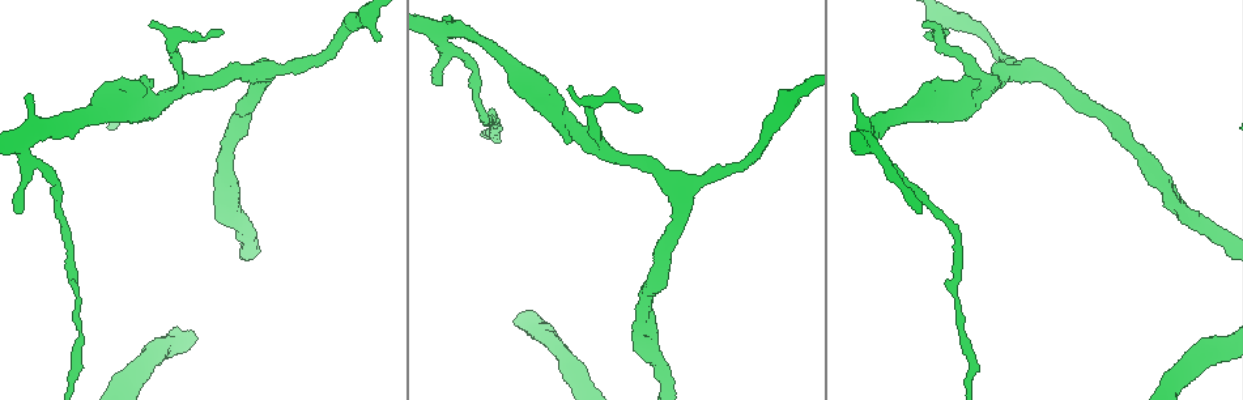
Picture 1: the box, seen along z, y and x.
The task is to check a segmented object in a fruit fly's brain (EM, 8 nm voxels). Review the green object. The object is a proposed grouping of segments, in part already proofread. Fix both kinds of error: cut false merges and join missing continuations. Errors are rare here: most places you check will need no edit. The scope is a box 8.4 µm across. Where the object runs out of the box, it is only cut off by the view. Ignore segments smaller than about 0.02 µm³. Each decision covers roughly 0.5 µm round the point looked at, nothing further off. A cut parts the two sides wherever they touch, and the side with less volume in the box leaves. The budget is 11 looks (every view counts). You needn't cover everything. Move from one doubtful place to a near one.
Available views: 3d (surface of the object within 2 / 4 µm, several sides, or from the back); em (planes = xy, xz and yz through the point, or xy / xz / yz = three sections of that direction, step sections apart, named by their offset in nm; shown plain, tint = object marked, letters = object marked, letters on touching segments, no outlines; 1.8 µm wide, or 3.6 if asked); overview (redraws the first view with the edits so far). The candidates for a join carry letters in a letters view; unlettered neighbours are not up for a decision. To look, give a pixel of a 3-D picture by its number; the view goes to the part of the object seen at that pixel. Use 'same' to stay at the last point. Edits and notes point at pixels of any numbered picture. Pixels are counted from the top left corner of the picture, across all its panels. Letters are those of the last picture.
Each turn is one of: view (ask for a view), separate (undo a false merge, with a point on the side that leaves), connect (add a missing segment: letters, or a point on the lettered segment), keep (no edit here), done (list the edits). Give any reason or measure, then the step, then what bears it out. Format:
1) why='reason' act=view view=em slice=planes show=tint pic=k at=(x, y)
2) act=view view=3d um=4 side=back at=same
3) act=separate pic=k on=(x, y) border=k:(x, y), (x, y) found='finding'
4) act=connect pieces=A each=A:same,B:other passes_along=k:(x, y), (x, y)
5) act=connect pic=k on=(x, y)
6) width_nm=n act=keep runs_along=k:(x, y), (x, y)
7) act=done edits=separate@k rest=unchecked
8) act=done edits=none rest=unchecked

why='free end' act=view view=3d um=2 pic=1 at=(797, 105)

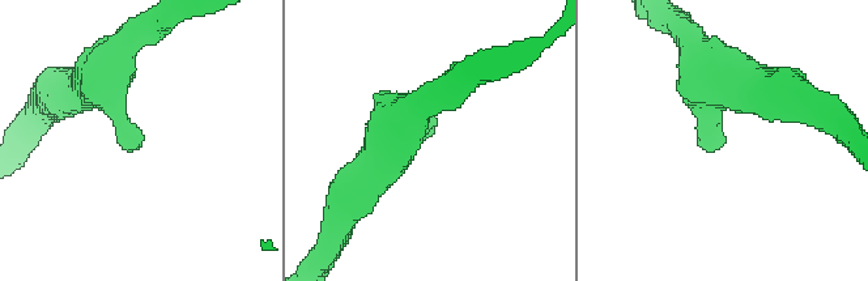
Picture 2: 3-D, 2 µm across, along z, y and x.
arm_widths_nm=300,300 why='need the tissue' act=view view=em slice=xy step=4 show=tint pic=2 at=(722, 141)

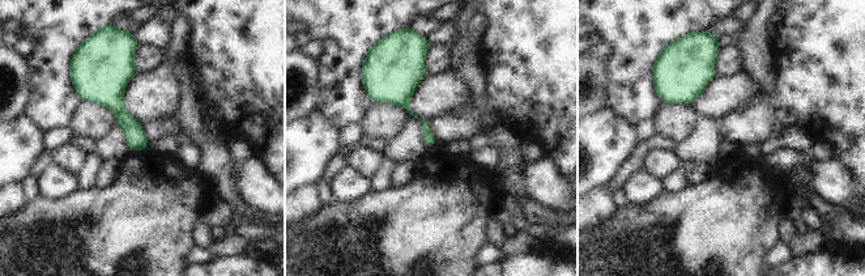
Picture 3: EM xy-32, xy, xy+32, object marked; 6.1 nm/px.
act=view view=em slice=planes show=letters at=same

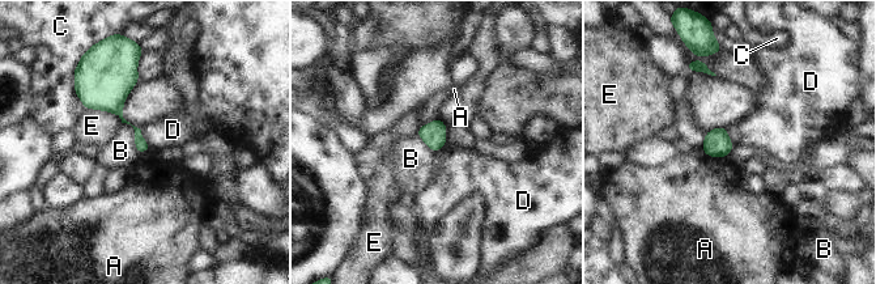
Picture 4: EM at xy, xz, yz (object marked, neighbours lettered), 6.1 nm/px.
act=keep each=A:other,B:other,C:other,D:other,E:other border=4:(139, 128), (151, 149) found='no lettered segment goes on from it'

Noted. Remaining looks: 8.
why='abrupt turn' act=view view=em slice=planes show=letters pic=1 at=(177, 95)

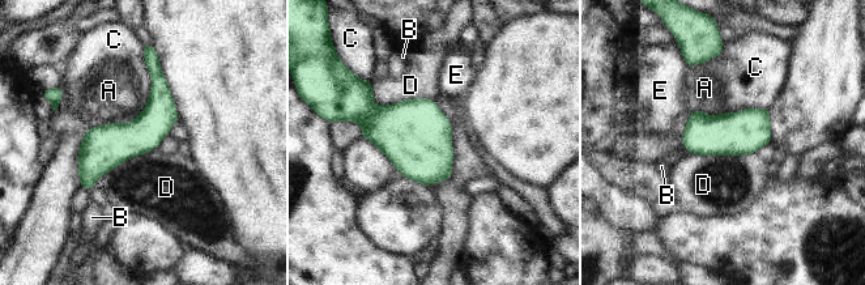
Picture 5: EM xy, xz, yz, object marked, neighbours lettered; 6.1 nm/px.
act=keep each=A:other,B:other,C:other,D:other,E:other border=5:(371, 83), (376, 105), (433, 100) found='continuous, no second neuron'

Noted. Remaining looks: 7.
why='sharp bend' act=view view=em slice=yz step=8 show=tint pic=1 at=(18, 140)

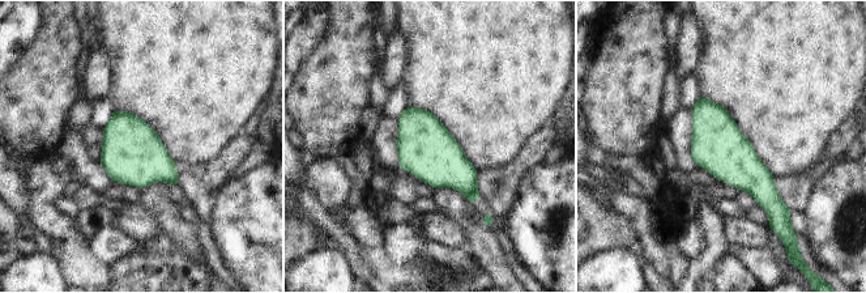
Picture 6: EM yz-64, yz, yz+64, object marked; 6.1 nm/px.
why='what lies round it' act=view view=em slice=yz step=8 show=letters at=same

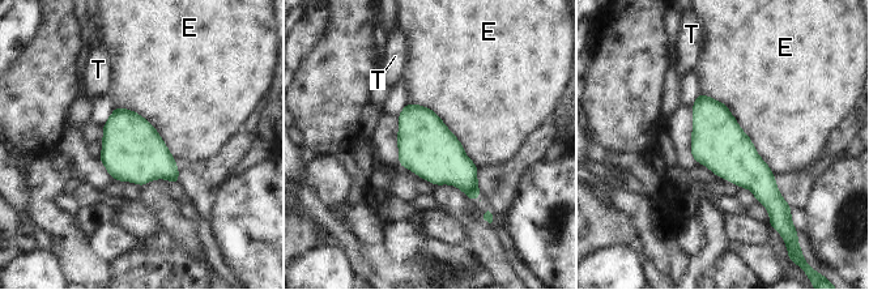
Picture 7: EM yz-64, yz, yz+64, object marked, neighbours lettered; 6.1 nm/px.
longest_contact=E:700nm act=keep each=E:other,T:other border=7:(702, 93), (727, 107), (774, 175) found='one neuron here'

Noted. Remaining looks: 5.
why='an open end' act=view view=3d um=2 pic=1 at=(438, 83)

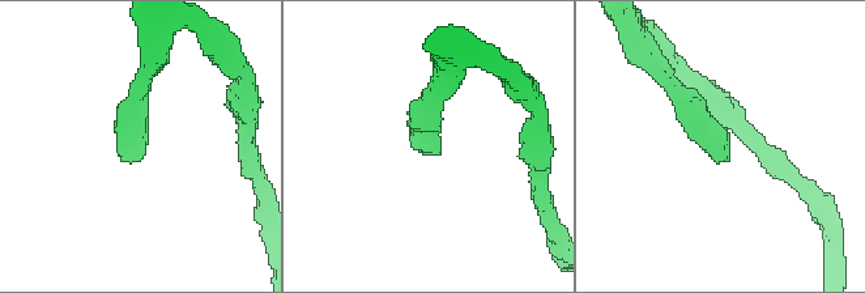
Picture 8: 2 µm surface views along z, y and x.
why='need the tissue' act=view view=em slice=yz step=16 show=letters pic=8 at=(722, 160)

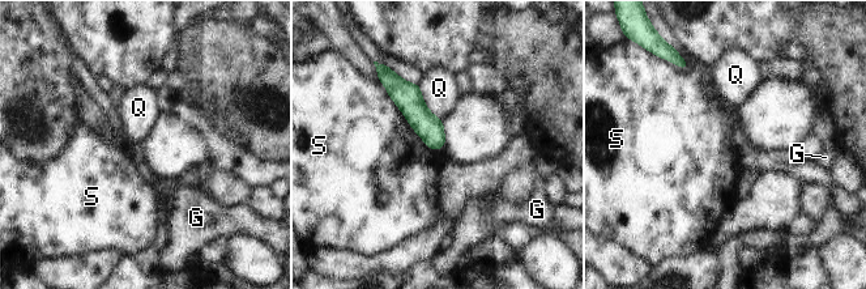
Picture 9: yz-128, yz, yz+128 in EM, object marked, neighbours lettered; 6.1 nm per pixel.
act=keep each=G:other,Q:other,S:other border=9:(378, 79), (406, 122), (431, 151) found='none of them fits'

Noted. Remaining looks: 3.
act=done edits=none rest=unchecked

